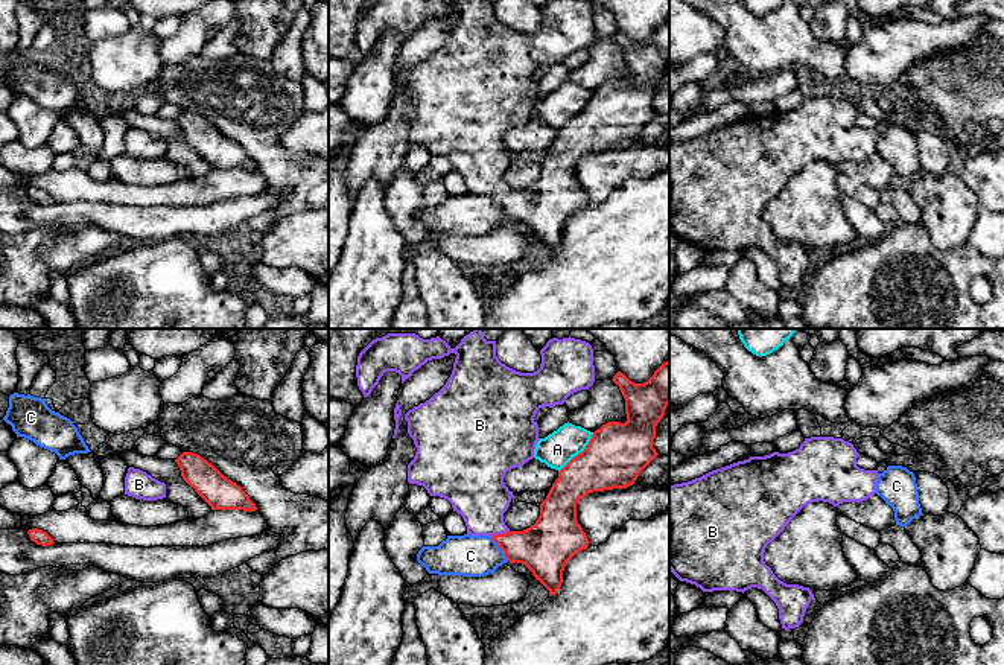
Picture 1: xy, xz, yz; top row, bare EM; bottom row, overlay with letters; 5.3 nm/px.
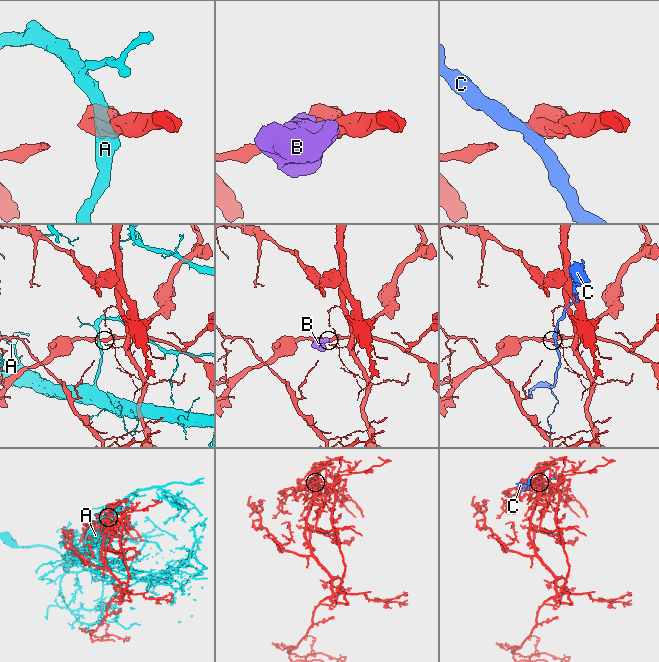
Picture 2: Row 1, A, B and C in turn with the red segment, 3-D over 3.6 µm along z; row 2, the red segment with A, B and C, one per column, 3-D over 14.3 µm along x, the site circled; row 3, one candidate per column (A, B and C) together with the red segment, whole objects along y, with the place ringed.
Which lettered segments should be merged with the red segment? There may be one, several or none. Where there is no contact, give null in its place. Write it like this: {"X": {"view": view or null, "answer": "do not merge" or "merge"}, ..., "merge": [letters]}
{"A": {"view": "xz", "answer": "do not merge"}, "B": {"view": "xz", "answer": "merge"}, "C": {"view": "xz", "answer": "do not merge"}, "merge": ["B"]}

